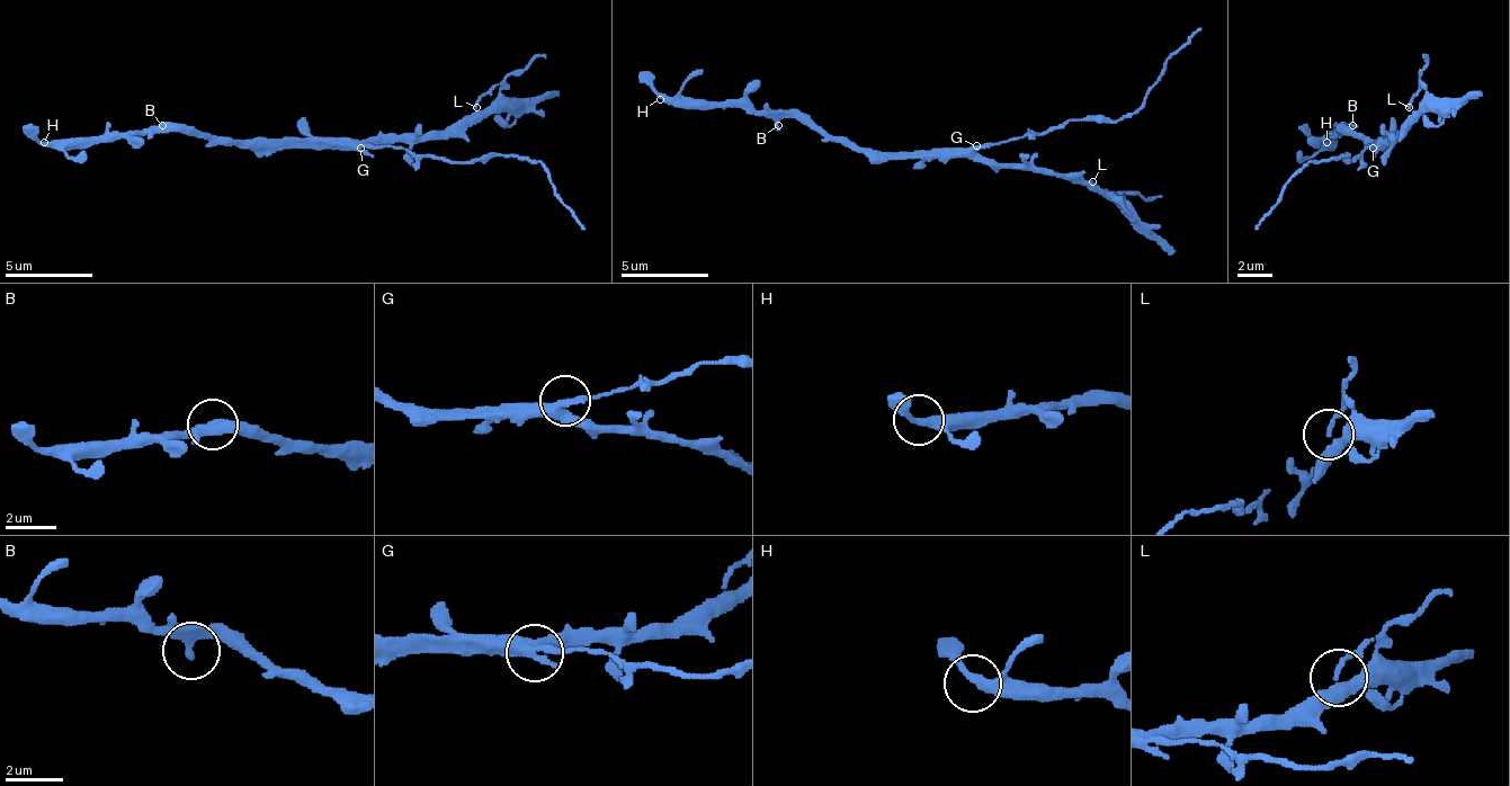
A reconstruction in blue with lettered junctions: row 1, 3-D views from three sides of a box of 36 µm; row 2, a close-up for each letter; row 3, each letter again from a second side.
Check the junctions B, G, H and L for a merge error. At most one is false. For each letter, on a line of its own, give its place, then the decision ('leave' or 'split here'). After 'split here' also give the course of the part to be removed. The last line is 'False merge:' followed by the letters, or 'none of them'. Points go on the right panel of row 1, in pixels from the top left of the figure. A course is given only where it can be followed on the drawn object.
B: place (1352, 125); leave
G: place (1373, 148); split here; course (1374, 146), (1366, 146), (1348, 160), (1348, 155), (1313, 160), (1257, 230)
H: place (1327, 142); leave
L: place (1409, 107); leave
False merge: G

